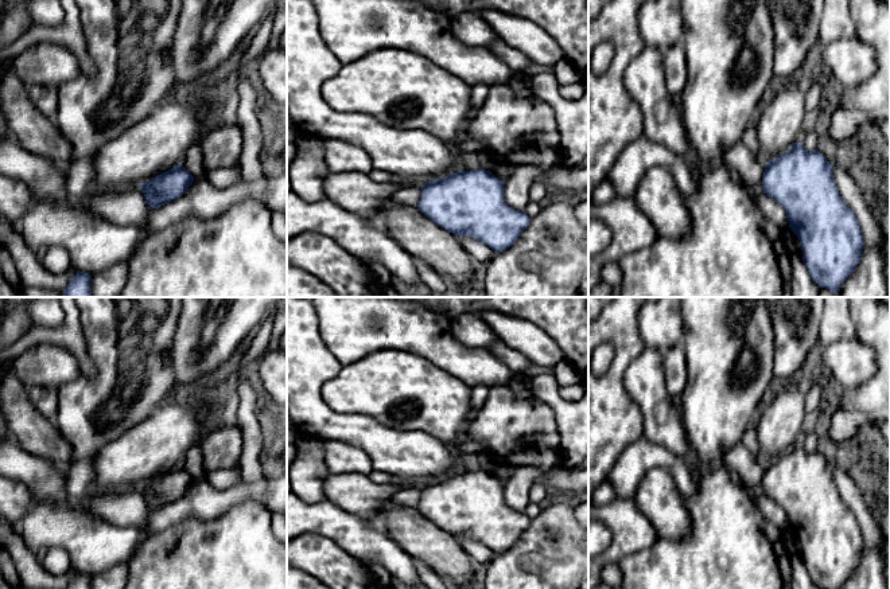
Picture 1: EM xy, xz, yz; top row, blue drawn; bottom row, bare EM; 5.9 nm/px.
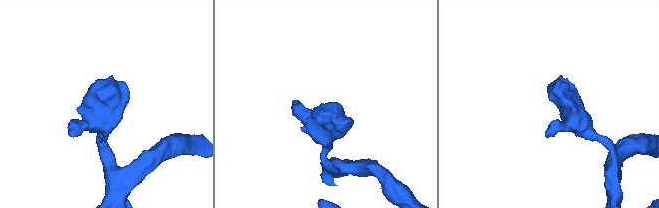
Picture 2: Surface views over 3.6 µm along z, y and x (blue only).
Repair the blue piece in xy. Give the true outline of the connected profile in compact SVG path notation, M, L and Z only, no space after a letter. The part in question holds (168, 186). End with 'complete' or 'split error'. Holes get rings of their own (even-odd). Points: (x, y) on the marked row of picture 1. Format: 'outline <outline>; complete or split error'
outline M182 163L174 168L152 178L140 184L145 202L151 208L175 200L182 196L193 184L194 176L183 167Z; complete

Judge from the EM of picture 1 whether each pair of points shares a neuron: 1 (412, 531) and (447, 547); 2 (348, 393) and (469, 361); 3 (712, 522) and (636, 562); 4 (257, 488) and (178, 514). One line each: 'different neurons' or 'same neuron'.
1: same neuron
2: different neurons
3: same neuron
4: same neuron

